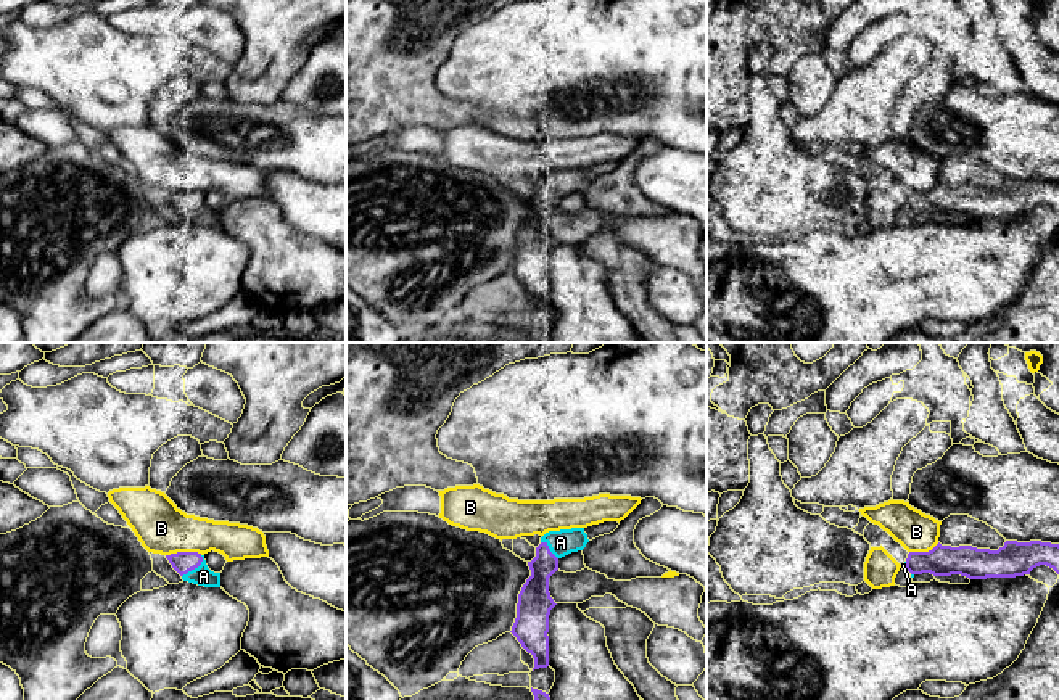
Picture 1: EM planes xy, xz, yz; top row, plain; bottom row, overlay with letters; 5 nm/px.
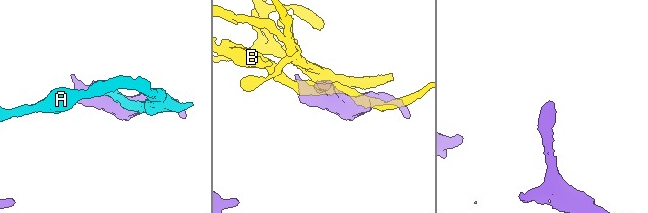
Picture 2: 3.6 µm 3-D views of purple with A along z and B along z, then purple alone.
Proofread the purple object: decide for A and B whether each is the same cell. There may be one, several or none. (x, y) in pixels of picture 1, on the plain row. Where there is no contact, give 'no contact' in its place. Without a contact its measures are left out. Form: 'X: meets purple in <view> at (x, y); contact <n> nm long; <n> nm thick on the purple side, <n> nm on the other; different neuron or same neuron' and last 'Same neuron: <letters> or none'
A: meets purple in xy at (195, 206); contact 150 nm long; 110 nm thick on the purple side, 100 nm on the other; same neuron
B: meets purple in xy at (184, 192); contact 180 nm long; 110 nm thick on the purple side, 260 nm on the other; different neuron
Same neuron: A

